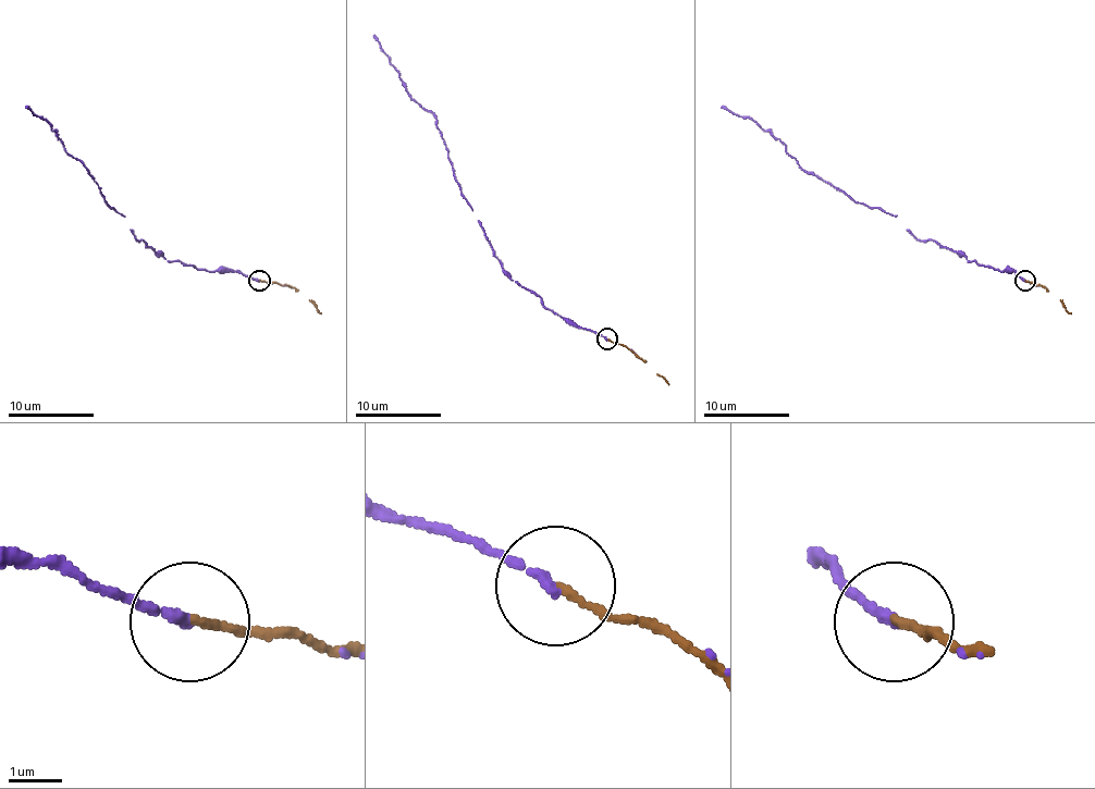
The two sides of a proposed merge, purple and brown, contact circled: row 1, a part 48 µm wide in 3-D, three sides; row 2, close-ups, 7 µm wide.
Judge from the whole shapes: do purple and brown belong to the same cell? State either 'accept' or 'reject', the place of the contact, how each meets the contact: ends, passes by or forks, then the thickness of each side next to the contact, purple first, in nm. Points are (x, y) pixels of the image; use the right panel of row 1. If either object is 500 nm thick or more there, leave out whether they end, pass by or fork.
accept; at (1025, 281); purple ends there; brown ends there; 190 nm thick on the purple side, 120 nm on the other

